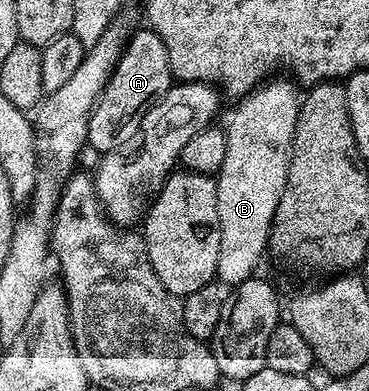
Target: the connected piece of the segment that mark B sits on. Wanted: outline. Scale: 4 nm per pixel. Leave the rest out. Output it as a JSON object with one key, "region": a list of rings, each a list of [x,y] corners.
{"region":[[[274,78],[241,97],[227,122],[224,122],[226,153],[222,166],[216,173],[217,209],[221,245],[218,250],[217,279],[227,286],[235,286],[253,277],[253,272],[263,254],[267,251],[268,236],[272,229],[273,216],[282,190],[285,189],[294,130],[297,126],[300,96],[293,81]]]}

